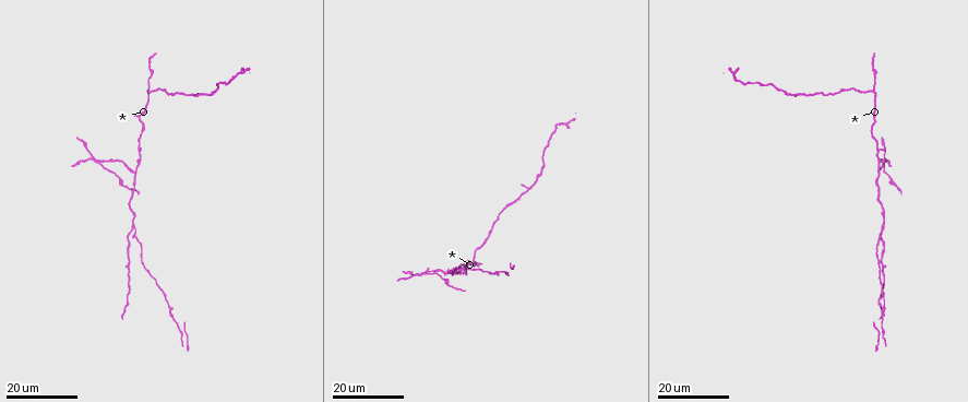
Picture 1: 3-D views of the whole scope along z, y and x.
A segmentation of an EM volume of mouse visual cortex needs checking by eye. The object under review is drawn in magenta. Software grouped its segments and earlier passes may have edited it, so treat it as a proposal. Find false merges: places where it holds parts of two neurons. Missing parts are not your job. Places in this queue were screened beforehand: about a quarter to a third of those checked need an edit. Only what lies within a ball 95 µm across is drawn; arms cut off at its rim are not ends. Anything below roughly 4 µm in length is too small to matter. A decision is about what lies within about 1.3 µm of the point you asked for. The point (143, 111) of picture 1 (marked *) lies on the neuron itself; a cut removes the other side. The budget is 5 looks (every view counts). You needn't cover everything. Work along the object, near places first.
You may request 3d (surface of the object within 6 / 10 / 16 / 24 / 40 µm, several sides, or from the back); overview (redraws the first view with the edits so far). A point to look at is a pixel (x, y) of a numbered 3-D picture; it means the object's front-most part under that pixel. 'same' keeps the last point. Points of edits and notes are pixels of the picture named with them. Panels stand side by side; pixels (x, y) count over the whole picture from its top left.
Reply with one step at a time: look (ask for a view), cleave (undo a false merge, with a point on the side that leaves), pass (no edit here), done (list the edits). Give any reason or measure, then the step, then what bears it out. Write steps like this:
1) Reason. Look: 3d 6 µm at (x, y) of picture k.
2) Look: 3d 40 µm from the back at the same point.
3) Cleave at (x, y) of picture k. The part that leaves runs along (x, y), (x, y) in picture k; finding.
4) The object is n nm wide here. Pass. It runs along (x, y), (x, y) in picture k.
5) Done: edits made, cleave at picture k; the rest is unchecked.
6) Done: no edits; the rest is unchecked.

Look: 3d 24 µm at (871, 91) of picture 1.

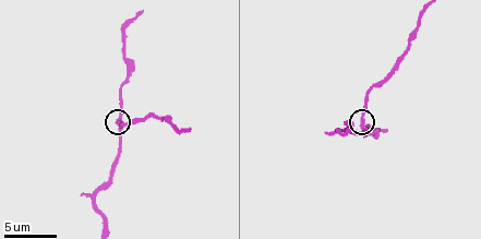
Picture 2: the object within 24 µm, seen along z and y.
Zoom in. Look: 3d 6 µm at (361, 122) of picture 2.

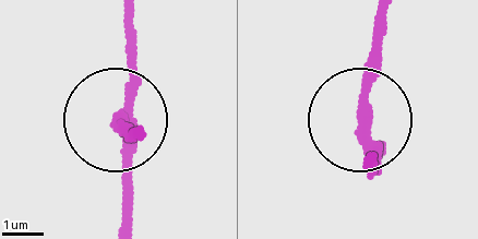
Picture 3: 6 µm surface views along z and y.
The side arm is 12 µm long. Pass. All the same neuron.

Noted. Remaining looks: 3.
Arms part here. Look: 3d 24 µm at (134, 172) of picture 1.

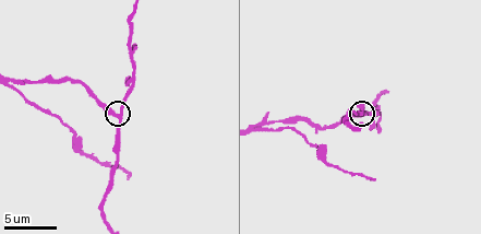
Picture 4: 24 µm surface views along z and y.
Zoom in. Look: 3d 10 µm at (112, 113) of picture 4.

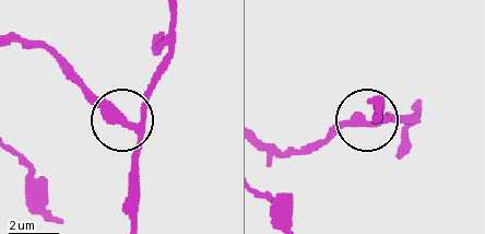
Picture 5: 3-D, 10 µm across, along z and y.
The side arm is 30 µm long. Pass. All the same neuron.

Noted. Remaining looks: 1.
Done: no edits; the rest is unchecked.

